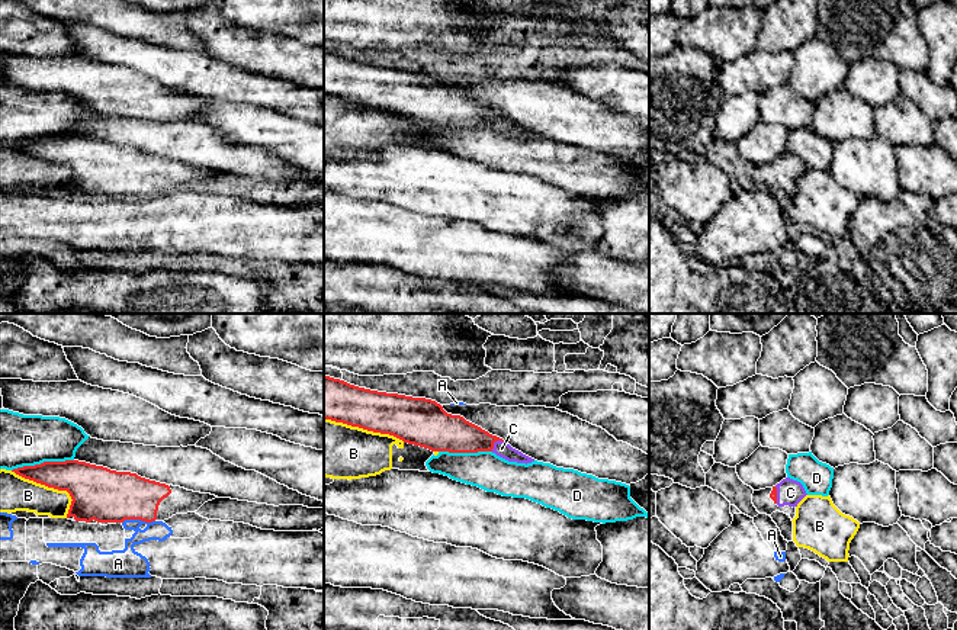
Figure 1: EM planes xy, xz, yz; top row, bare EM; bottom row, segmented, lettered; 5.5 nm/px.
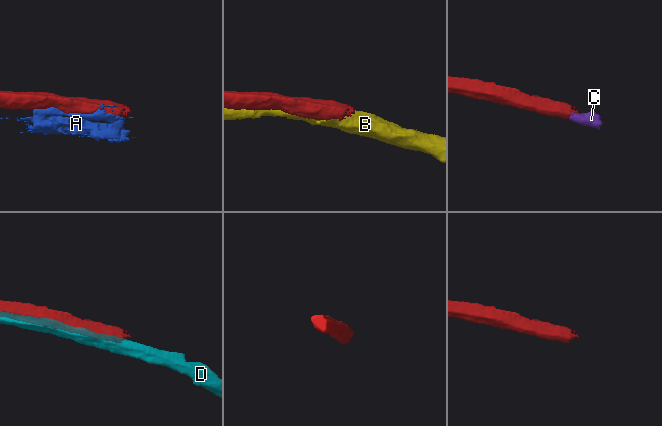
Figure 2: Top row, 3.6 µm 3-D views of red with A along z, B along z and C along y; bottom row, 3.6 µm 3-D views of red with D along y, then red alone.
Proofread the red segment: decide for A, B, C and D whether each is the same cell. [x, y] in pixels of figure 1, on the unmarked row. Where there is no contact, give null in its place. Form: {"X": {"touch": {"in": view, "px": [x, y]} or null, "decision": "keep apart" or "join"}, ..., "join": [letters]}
{"A": {"touch": {"in": "xy", "px": [138, 193]}, "decision": "keep apart"}, "B": {"touch": {"in": "xy", "px": [51, 161]}, "decision": "keep apart"}, "C": {"touch": {"in": "xz", "px": [494, 116]}, "decision": "join"}, "D": {"touch": {"in": "xy", "px": [44, 137]}, "decision": "keep apart"}, "join": ["C"]}

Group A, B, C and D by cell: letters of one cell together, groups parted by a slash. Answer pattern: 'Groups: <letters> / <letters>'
Groups: A / B / C / D

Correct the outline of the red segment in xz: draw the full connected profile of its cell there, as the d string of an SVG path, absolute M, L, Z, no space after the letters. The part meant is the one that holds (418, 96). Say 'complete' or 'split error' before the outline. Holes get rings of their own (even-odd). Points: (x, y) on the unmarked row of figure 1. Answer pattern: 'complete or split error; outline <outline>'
split error; outline M324 51L324 94L389 109L431 126L492 126L517 138L534 134L425 73L370 65Z

